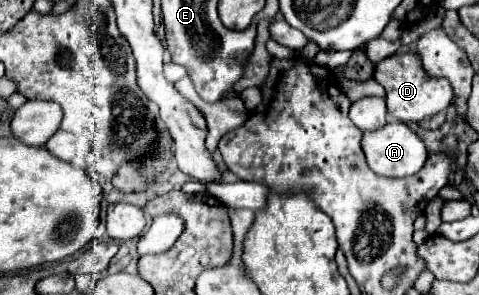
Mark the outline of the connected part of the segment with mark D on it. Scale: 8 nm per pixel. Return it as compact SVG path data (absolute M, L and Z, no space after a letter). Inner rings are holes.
M410 46L408 50L400 50L400 52L384 58L382 62L378 62L374 80L378 84L382 84L386 90L388 116L392 116L400 122L418 122L418 120L424 120L438 112L444 112L454 98L452 86L446 78L432 78L424 72L420 56L414 46Z

